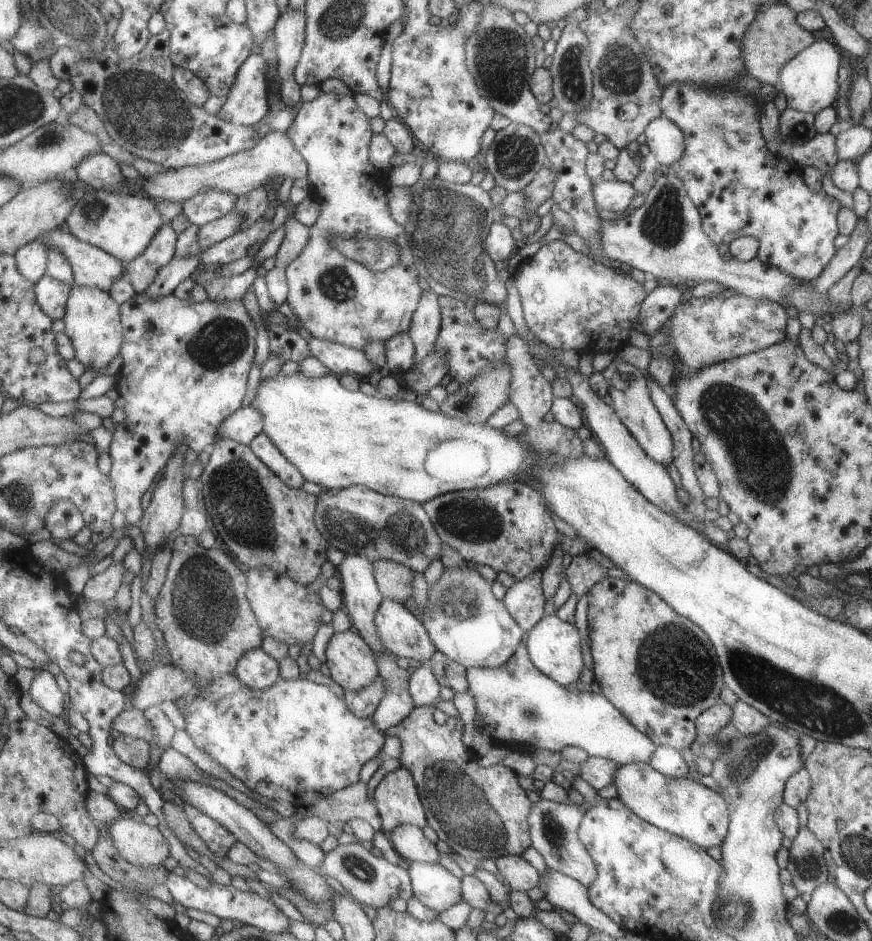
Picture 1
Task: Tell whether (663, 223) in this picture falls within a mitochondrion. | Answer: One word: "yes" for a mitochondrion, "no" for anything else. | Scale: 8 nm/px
yes

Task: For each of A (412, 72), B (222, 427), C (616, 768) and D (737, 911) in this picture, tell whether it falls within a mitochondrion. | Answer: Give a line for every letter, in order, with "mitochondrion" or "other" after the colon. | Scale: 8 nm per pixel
A: other
B: other
C: other
D: mitochondrion

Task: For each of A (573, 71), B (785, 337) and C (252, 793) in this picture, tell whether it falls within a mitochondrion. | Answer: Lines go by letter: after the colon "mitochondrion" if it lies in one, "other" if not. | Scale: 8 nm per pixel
A: mitochondrion
B: other
C: other

